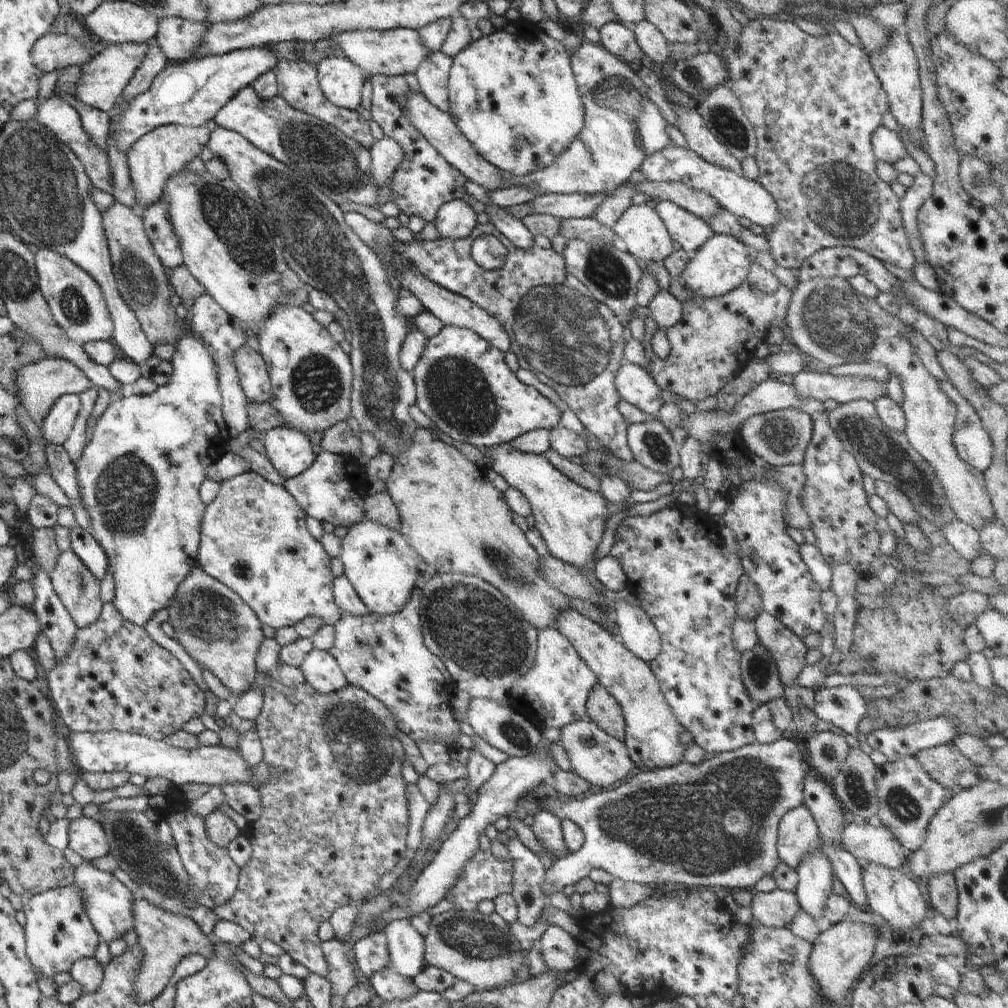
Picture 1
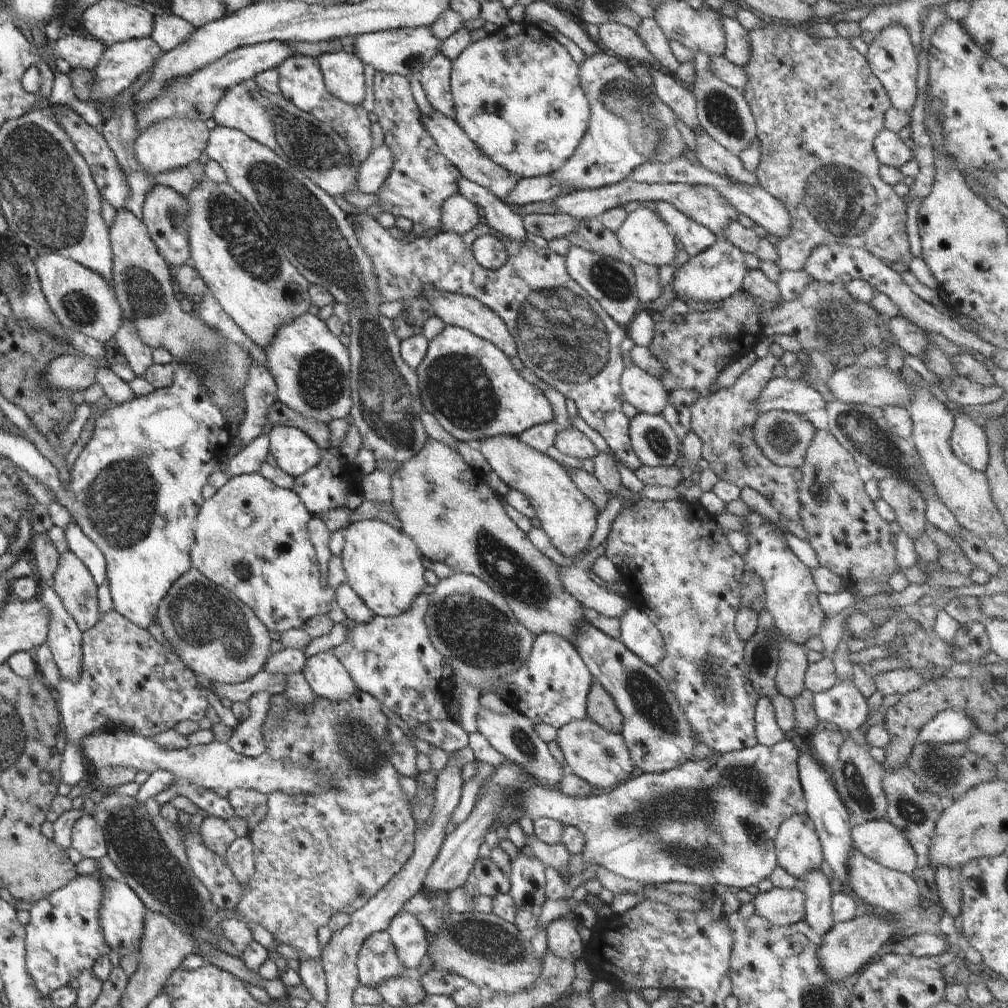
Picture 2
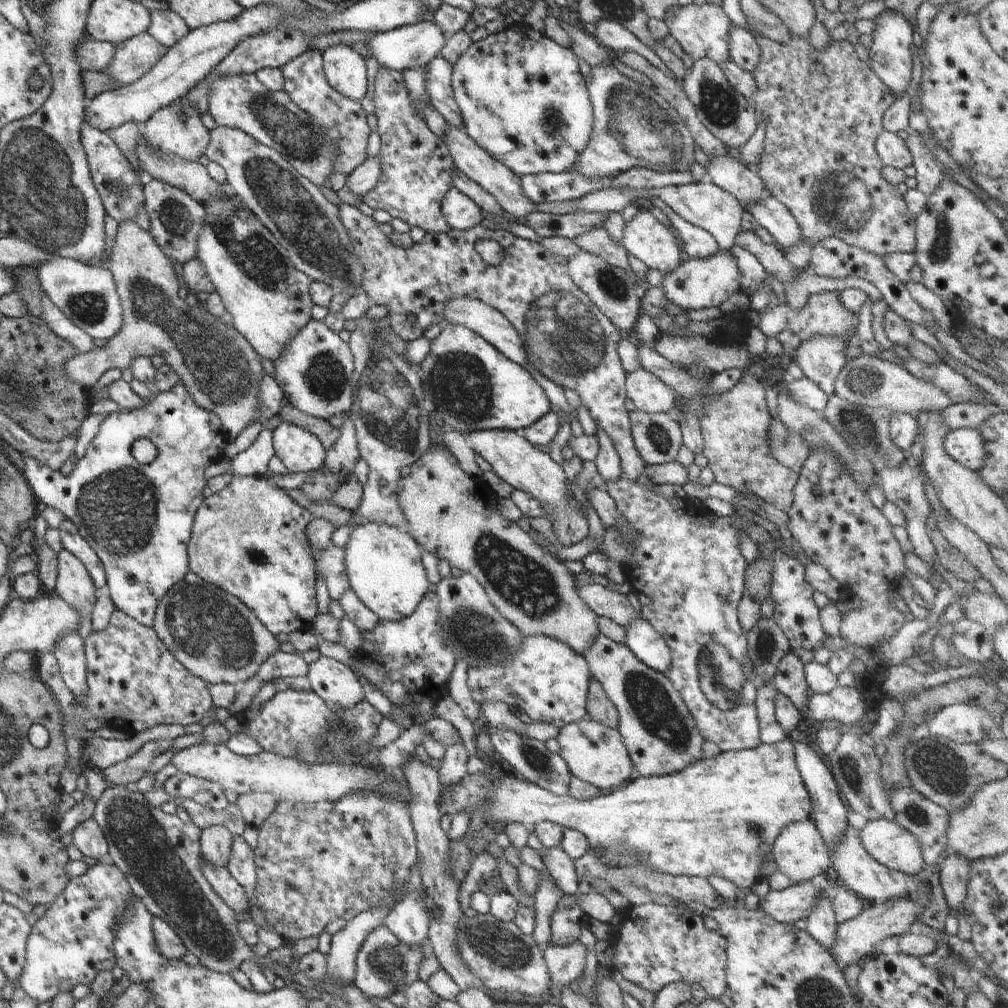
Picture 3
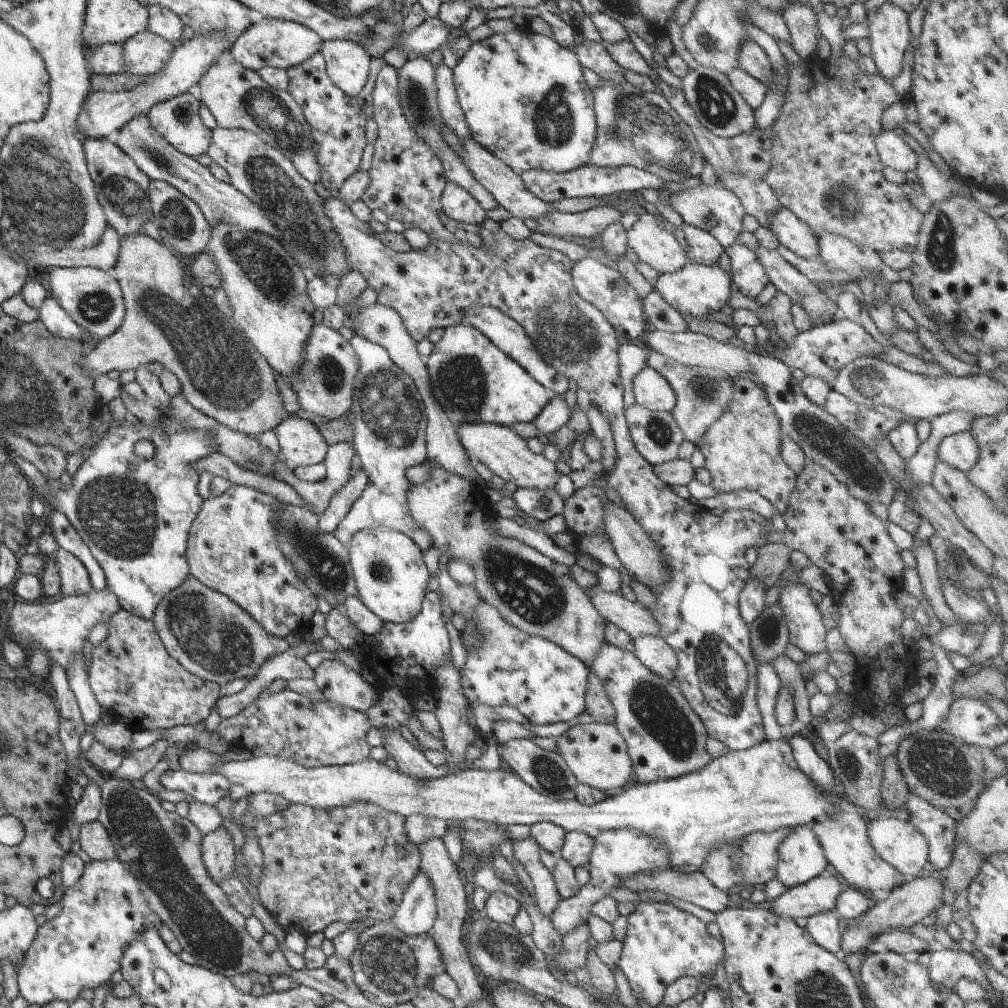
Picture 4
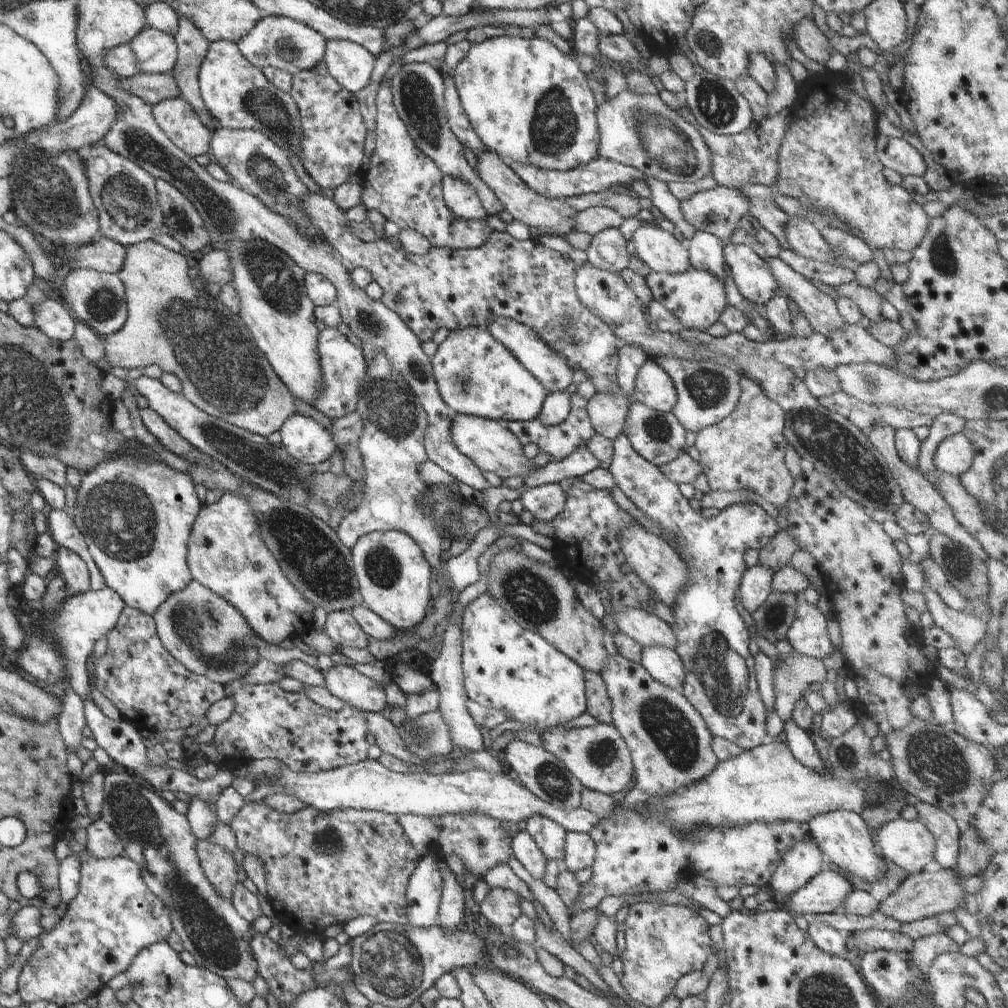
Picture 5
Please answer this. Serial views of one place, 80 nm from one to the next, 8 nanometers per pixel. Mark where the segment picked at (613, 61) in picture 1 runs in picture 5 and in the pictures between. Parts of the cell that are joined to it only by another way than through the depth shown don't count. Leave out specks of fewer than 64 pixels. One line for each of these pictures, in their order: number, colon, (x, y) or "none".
2: (629, 125)
3: (633, 126)
4: (642, 130)
5: (641, 131)

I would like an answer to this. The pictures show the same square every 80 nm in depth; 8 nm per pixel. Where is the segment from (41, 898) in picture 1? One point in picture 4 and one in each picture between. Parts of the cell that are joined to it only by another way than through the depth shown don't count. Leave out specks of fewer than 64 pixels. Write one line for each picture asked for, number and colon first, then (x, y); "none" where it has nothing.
2: (64, 937)
3: (70, 945)
4: (82, 947)

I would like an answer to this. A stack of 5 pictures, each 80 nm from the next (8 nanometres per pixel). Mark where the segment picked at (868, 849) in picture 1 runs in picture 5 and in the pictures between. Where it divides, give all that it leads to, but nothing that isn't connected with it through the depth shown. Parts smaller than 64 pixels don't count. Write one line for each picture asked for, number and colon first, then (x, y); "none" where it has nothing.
2: (878, 840)
3: (891, 845)
4: (896, 841)
5: (909, 844)

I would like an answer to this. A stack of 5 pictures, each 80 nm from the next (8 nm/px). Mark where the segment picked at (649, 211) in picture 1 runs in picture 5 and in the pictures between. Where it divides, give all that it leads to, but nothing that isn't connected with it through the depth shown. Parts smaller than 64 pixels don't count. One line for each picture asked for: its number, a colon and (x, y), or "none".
2: (644, 234)
3: (648, 237)
4: (664, 251)
5: (664, 252)

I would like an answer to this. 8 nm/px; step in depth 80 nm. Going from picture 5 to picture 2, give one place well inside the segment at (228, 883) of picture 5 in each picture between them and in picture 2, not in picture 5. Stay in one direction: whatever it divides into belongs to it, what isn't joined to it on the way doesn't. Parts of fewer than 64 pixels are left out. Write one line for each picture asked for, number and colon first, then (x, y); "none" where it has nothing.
2: (217, 835)
3: (216, 841)
4: (218, 853)

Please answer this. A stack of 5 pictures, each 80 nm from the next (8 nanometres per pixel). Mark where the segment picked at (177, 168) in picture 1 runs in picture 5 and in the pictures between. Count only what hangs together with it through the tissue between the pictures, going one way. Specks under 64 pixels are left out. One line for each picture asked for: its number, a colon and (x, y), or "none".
2: (170, 144)
3: (176, 129)
4: (176, 119)
5: (175, 117)

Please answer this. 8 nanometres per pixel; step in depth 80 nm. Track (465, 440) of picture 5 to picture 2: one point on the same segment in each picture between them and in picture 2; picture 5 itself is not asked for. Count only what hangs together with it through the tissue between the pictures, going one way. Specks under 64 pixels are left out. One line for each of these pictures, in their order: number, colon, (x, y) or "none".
2: (569, 519)
3: (519, 464)
4: (506, 454)

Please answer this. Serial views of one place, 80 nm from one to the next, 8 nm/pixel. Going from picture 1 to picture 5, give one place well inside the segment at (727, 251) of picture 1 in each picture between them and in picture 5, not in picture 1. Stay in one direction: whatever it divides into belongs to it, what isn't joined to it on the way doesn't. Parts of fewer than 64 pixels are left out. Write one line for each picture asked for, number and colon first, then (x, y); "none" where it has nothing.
2: (716, 274)
3: (696, 284)
4: (696, 290)
5: (696, 298)

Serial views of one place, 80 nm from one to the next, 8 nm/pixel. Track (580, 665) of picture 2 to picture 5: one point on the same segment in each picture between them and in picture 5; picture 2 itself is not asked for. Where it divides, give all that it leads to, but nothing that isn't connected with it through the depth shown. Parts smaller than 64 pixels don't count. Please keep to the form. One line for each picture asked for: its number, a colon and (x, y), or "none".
3: (547, 680)
4: (507, 667)
5: (506, 667)

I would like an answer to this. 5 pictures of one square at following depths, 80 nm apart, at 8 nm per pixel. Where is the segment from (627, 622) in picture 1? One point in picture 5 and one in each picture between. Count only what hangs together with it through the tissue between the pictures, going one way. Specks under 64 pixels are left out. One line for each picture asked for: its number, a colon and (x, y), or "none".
2: (638, 632)
3: (648, 646)
4: (655, 653)
5: (663, 664)

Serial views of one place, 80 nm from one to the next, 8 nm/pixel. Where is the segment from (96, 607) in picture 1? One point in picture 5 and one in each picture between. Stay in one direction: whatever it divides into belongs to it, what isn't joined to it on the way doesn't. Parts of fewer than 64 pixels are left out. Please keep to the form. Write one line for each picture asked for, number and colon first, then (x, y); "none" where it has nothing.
2: (73, 583)
3: (74, 584)
4: (75, 580)
5: (74, 569)

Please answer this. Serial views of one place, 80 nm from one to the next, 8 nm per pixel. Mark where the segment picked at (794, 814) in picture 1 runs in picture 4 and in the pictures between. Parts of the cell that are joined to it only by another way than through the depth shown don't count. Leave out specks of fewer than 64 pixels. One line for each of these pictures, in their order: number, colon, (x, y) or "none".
2: (798, 848)
3: (799, 851)
4: (801, 857)

